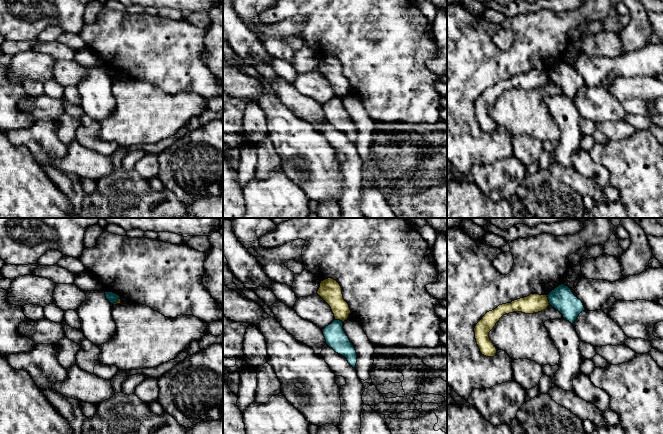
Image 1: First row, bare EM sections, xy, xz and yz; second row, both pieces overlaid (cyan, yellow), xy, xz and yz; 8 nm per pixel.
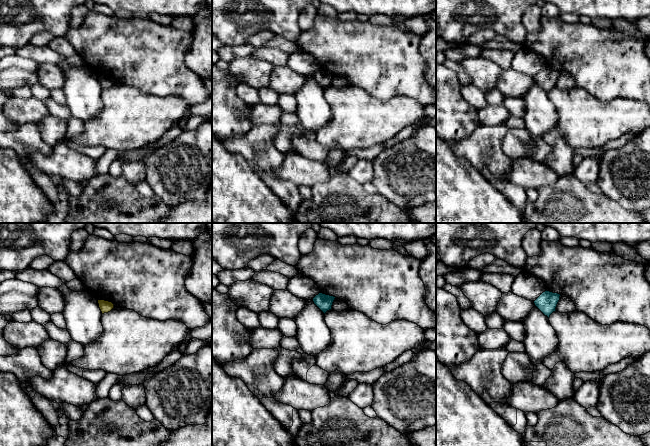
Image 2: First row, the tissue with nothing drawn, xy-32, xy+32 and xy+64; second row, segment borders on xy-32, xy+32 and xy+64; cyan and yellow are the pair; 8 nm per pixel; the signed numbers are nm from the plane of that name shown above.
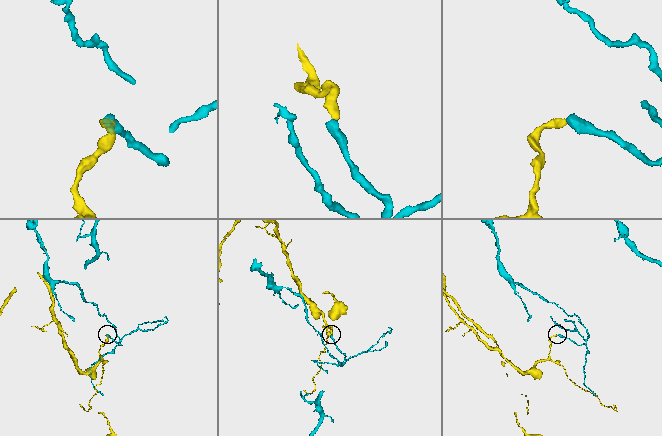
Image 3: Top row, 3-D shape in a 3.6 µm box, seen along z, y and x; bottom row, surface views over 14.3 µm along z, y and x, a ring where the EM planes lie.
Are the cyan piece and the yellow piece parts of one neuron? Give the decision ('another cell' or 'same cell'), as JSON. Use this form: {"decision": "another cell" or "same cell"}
{"decision": "another cell"}

